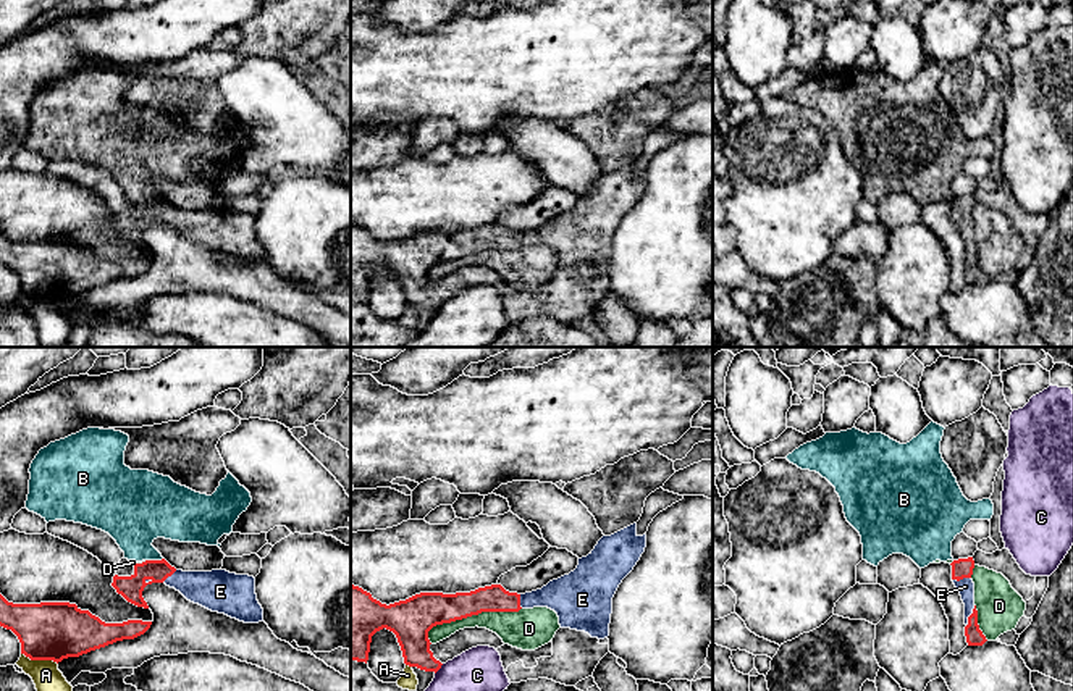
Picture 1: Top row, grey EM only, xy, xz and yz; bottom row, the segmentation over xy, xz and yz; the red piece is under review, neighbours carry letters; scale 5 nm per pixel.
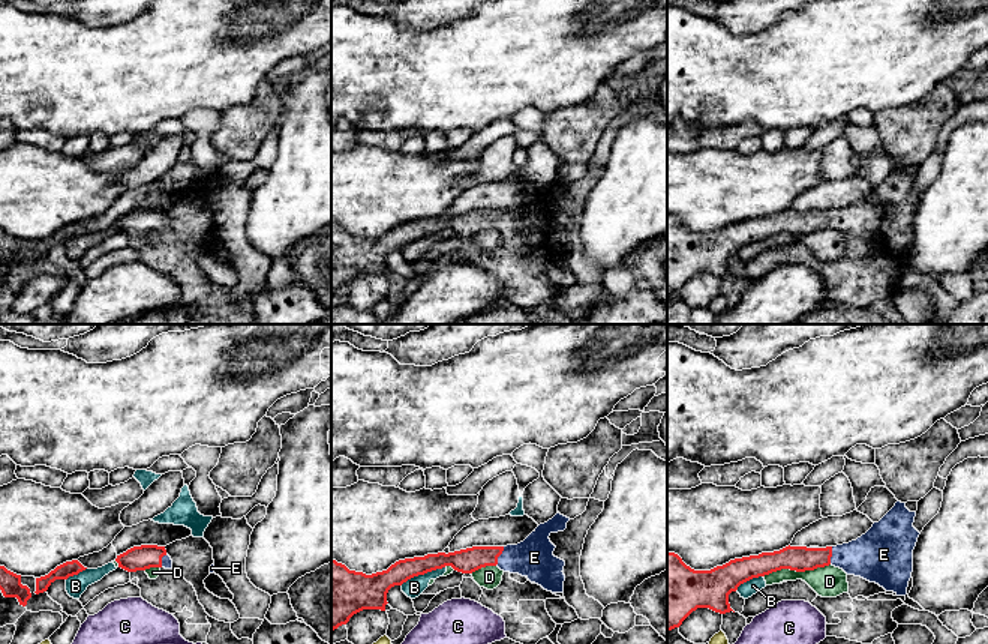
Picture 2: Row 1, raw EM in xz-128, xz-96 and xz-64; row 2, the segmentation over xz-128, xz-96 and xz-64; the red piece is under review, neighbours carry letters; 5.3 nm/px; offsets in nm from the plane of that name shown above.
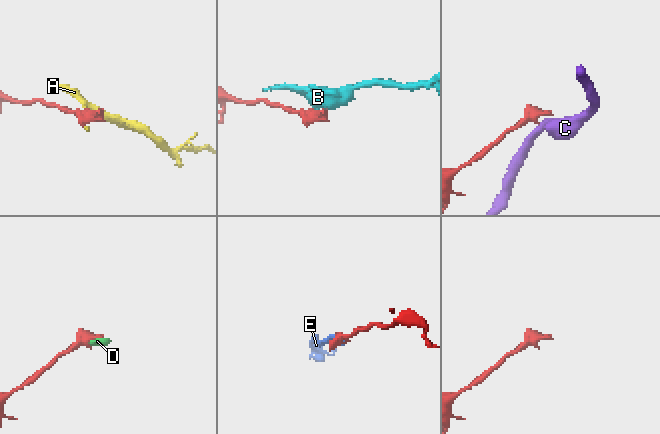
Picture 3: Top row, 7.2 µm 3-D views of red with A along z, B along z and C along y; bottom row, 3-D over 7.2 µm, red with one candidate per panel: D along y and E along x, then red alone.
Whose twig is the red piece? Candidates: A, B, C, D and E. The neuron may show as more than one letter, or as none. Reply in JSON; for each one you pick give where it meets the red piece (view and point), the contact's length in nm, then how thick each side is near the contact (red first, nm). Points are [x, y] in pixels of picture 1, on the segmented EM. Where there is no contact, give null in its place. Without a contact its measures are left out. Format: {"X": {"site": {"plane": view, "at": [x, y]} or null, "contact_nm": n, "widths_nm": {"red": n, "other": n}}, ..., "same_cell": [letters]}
{"E": {"site": {"plane": "yz", "at": [970, 615]}, "contact_nm": 110, "widths_nm": {"red": 90, "other": 90}}, "same_cell": ["E"]}

